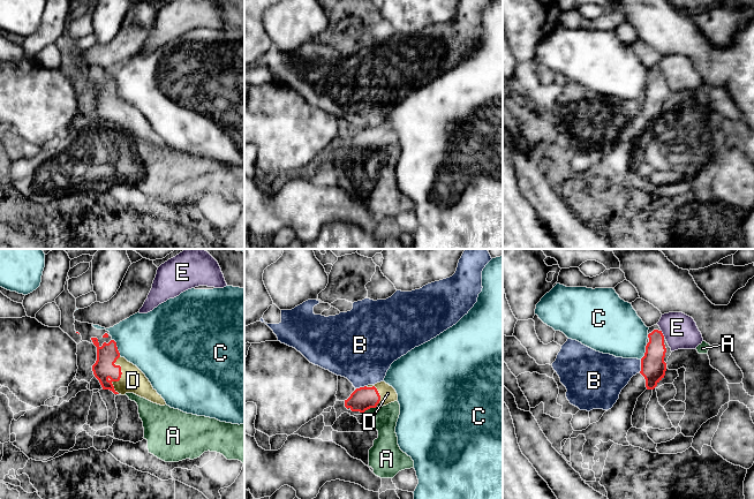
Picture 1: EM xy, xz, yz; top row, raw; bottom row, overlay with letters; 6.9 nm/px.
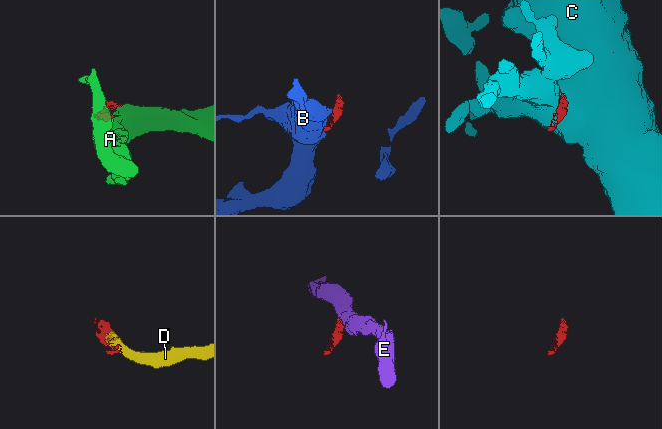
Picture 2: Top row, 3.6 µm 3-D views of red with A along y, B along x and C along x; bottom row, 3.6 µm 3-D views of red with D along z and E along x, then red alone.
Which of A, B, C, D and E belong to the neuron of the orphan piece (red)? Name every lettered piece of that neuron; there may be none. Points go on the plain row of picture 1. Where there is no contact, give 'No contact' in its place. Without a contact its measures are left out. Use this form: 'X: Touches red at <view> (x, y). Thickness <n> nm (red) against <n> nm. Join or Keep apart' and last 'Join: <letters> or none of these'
A: Touches red at xz (369, 150). Thickness 160 nm (red) against 180 nm. Keep apart
B: Touches red at yz (641, 107). Thickness 180 nm (red) against 280 nm. Keep apart
C: Touches red at xy (117, 89). Thickness 150 nm (red) against 400 nm. Keep apart
D: Touches red at xy (120, 118). Thickness 150 nm (red) against 180 nm. Join
E: Touches red at yz (662, 75). Thickness 180 nm (red) against 240 nm. Keep apart
Join: D

